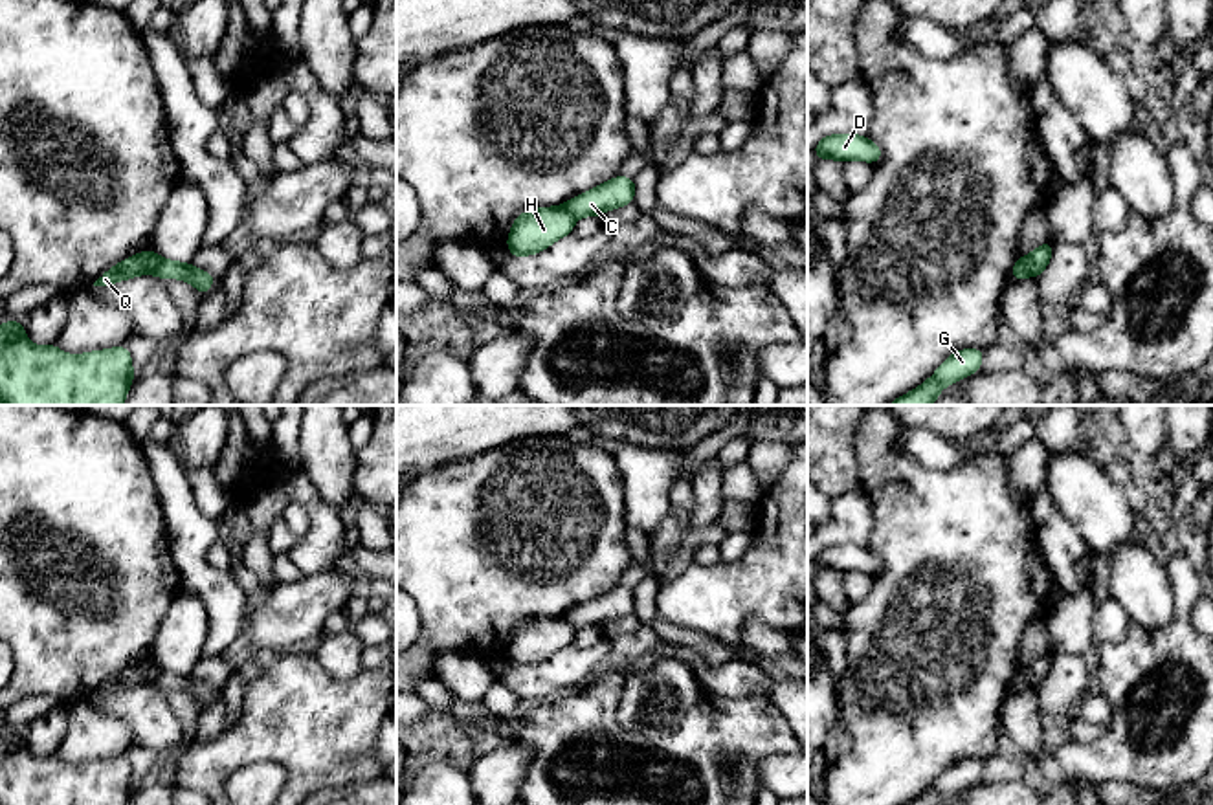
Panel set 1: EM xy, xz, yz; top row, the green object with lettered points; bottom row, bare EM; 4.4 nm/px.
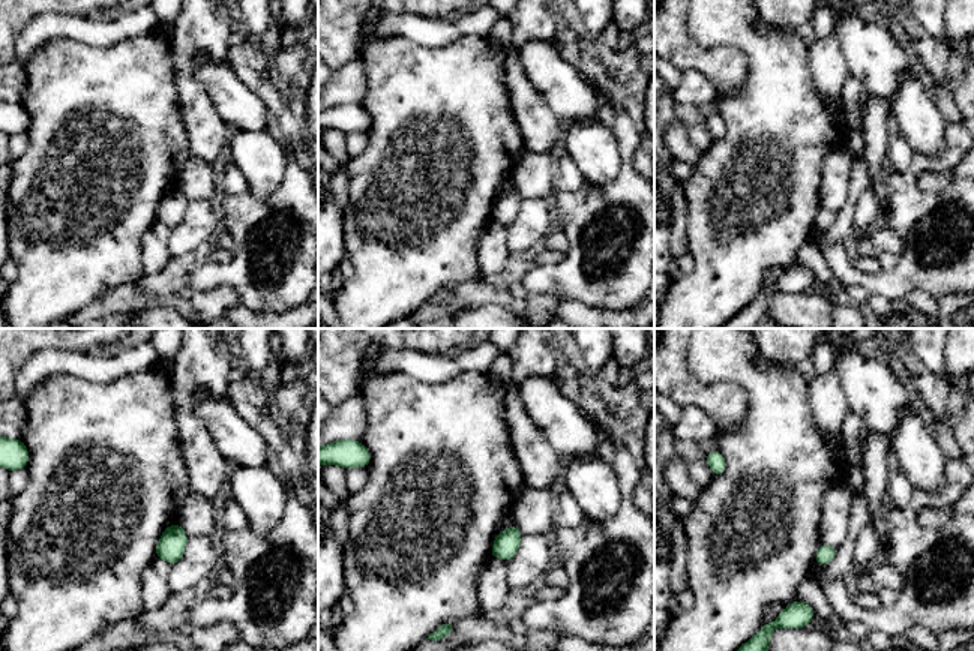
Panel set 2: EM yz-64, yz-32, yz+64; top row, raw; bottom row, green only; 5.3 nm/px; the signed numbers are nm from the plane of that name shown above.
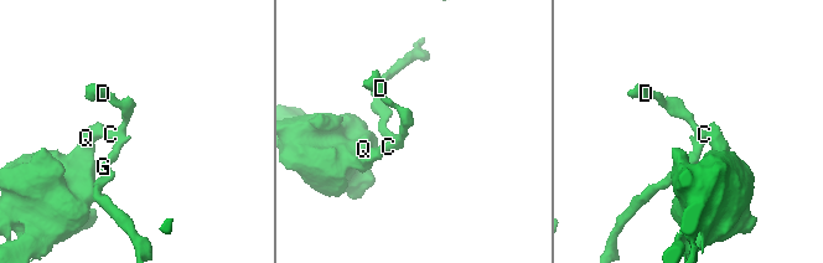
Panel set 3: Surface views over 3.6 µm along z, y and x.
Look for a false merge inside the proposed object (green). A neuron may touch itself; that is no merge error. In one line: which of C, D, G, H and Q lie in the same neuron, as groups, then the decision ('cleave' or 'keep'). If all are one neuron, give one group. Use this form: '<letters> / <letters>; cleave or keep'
C D G / H Q; cleave

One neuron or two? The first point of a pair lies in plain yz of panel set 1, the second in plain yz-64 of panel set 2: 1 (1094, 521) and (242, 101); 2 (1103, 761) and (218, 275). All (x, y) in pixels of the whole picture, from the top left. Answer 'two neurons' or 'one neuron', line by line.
1: one neuron
2: one neuron

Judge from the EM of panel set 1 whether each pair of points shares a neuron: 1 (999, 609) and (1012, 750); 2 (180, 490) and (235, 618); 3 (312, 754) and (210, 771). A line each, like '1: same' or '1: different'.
1: different
2: same
3: same

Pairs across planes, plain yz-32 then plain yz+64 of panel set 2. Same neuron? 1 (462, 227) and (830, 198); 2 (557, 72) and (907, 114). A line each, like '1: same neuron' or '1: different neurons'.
1: different neurons
2: different neurons

